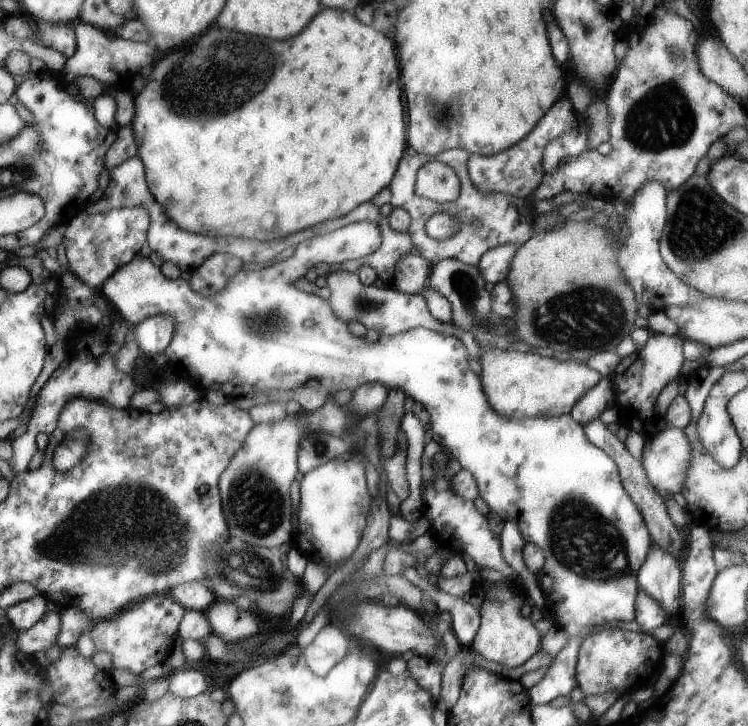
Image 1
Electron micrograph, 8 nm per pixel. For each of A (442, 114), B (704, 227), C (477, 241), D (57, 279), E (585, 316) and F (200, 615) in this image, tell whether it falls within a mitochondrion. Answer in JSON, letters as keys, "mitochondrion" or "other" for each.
{"A":"mitochondrion","B":"mitochondrion","C":"other","D":"other","E":"mitochondrion","F":"other"}

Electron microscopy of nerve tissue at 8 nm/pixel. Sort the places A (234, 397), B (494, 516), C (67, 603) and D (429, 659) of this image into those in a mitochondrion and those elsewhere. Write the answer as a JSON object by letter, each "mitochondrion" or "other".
{"A":"other","B":"other","C":"other","D":"other"}

